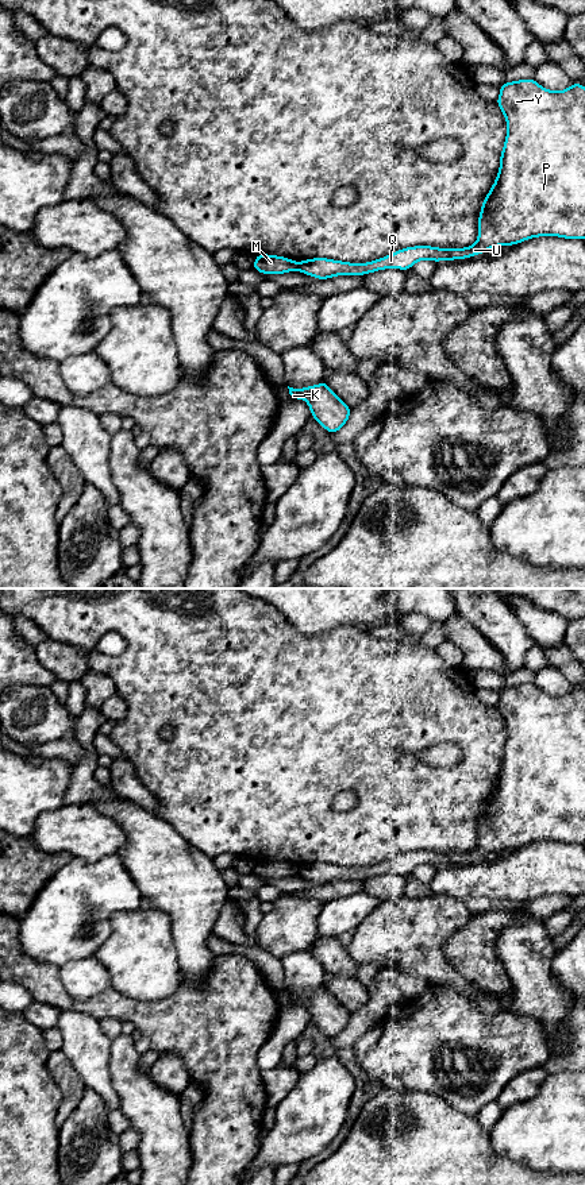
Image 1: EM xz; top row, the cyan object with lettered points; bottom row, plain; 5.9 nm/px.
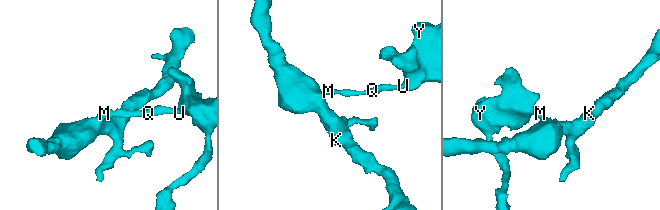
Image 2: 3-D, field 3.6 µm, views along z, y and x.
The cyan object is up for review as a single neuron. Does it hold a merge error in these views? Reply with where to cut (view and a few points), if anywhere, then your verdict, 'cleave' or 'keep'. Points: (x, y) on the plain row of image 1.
cut in xz along (297, 868), (299, 873); cleave

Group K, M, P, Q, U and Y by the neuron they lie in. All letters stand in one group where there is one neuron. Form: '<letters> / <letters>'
K M / P Q U Y

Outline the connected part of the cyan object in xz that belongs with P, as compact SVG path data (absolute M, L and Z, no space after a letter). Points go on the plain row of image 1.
M532 683L505 687L500 691L497 710L507 725L507 742L500 761L500 773L493 791L486 799L478 822L478 844L465 853L438 853L415 850L396 856L367 868L349 868L327 862L313 862L299 866L299 876L317 884L336 880L365 880L384 873L408 875L423 864L454 865L472 862L497 850L515 850L538 841L559 841L565 844L585 844L585 691L573 687L565 695L554 696L540 691Z

